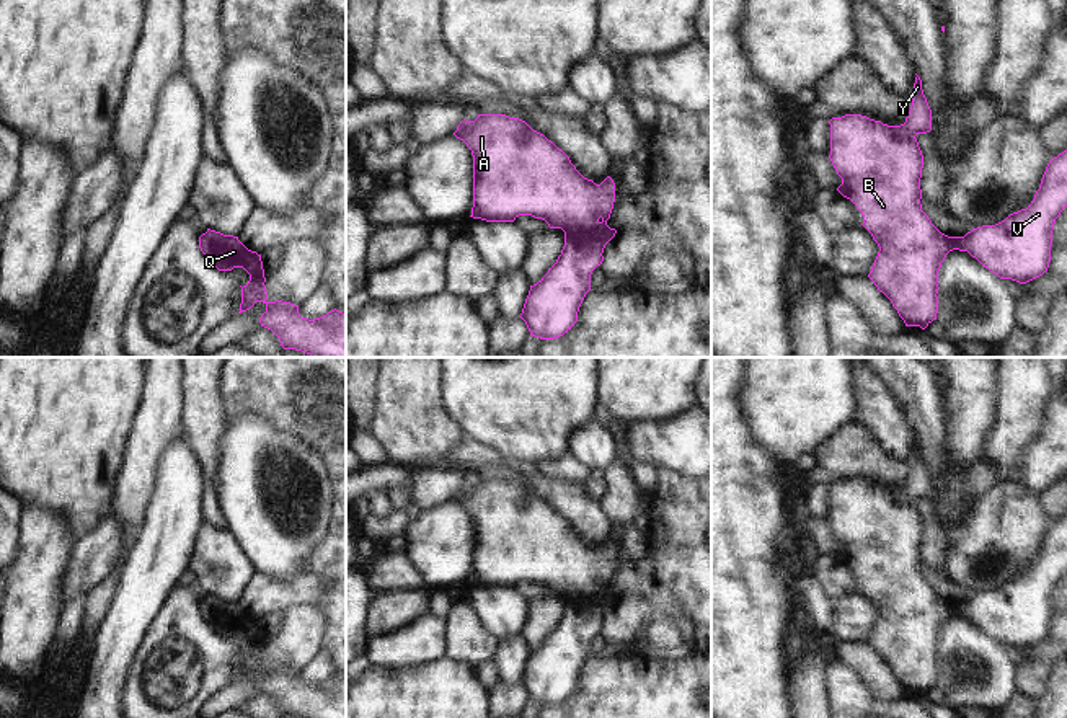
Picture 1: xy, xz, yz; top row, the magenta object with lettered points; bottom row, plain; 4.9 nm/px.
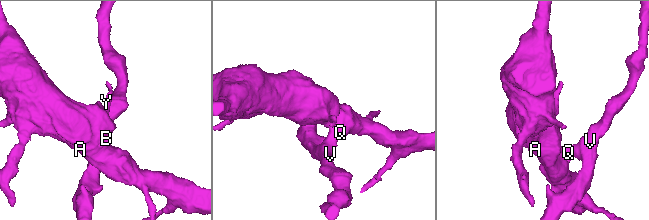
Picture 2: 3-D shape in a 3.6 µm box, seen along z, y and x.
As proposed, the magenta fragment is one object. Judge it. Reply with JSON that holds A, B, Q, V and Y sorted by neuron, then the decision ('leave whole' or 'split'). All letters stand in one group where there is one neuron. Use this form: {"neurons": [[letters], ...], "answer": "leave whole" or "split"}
{"neurons": [["A", "B", "Q", "Y"], ["V"]], "answer": "split"}

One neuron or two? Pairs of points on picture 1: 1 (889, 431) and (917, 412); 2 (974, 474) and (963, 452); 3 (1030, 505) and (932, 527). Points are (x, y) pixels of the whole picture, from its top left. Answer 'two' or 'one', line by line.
1: two
2: one
3: two

